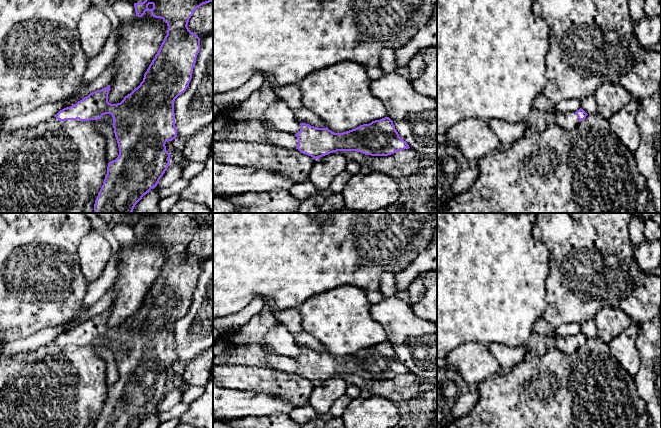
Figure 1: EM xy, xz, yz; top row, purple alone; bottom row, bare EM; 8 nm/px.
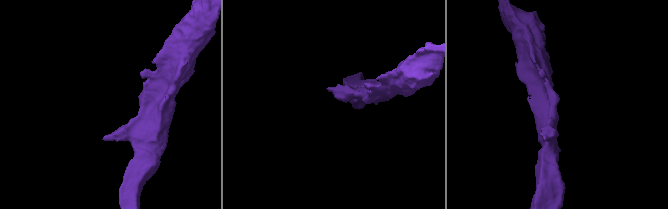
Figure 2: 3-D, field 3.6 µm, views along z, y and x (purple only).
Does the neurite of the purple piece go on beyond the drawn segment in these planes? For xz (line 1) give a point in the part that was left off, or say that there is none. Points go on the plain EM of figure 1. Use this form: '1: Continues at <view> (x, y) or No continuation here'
1: No continuation here

